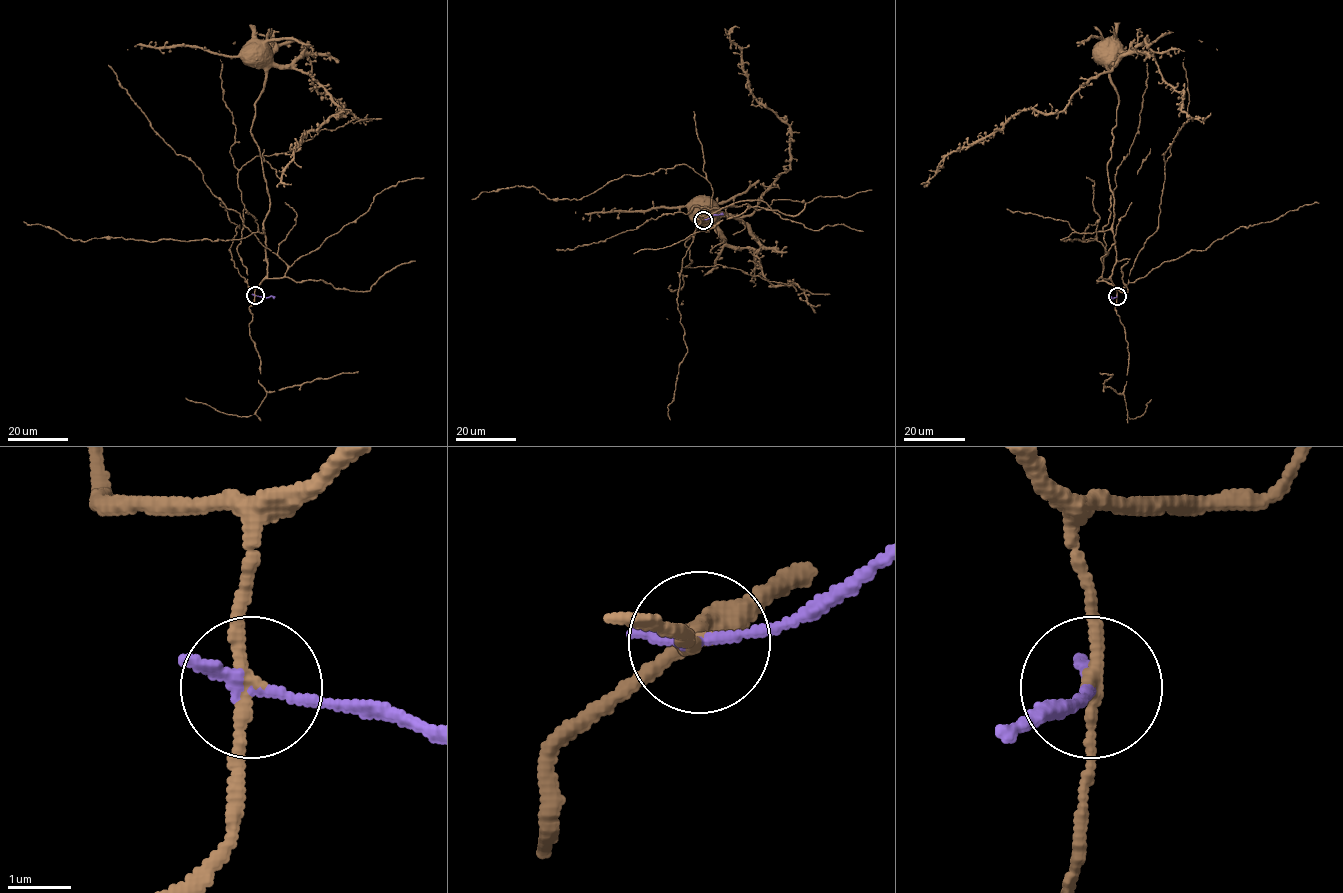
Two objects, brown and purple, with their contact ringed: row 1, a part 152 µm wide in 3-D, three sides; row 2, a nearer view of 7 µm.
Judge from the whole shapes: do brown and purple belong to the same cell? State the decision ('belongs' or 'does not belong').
does not belong

